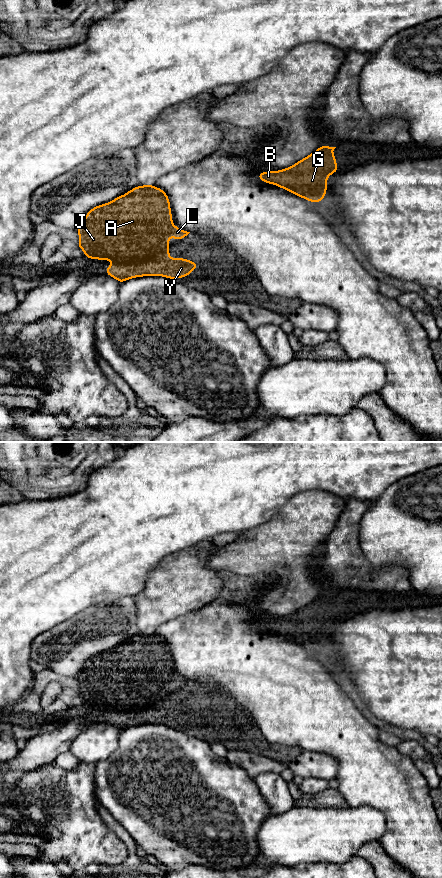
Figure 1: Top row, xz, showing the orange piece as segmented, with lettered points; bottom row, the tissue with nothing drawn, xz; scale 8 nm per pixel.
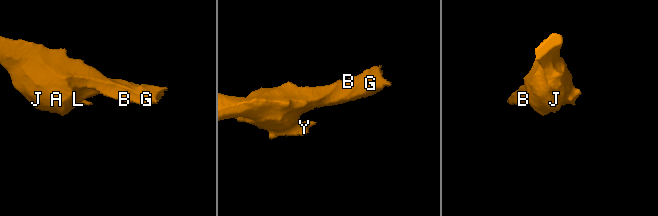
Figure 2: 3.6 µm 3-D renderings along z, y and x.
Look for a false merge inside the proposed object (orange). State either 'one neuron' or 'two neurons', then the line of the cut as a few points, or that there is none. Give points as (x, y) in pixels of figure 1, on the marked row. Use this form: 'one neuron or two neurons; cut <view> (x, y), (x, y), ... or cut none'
two neurons; cut xz (168, 247), (154, 257), (140, 263), (113, 262)

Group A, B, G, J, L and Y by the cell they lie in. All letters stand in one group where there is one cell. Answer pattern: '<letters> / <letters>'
A B G J L / Y

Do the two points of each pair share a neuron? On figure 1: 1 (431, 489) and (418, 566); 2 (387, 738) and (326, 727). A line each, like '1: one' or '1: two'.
1: one
2: two

